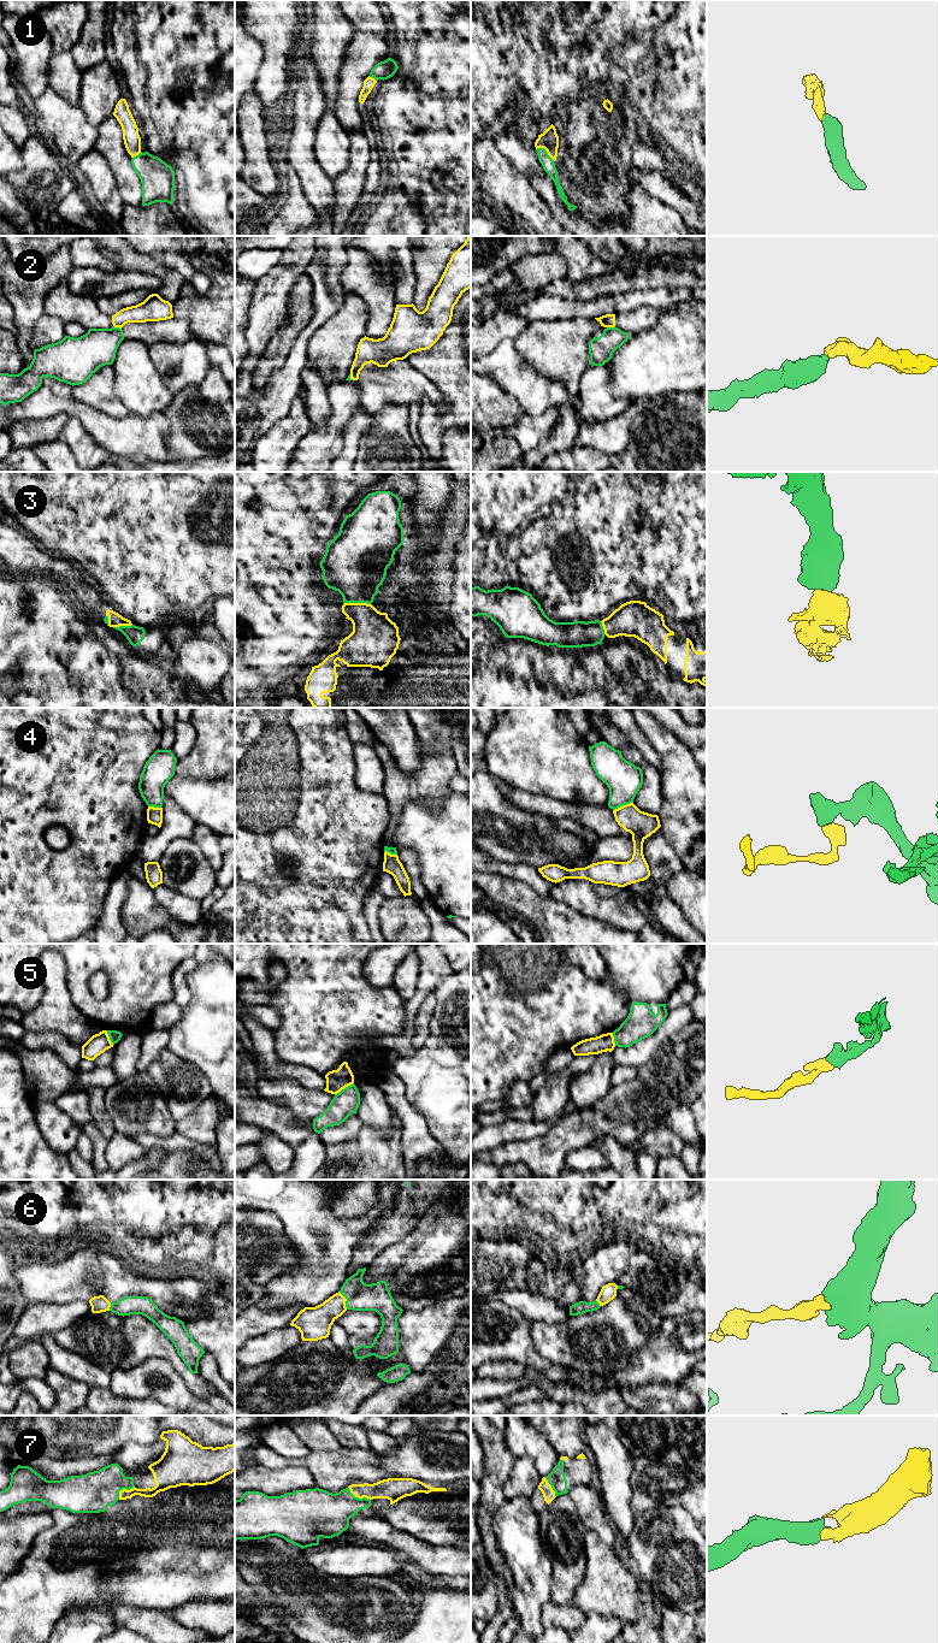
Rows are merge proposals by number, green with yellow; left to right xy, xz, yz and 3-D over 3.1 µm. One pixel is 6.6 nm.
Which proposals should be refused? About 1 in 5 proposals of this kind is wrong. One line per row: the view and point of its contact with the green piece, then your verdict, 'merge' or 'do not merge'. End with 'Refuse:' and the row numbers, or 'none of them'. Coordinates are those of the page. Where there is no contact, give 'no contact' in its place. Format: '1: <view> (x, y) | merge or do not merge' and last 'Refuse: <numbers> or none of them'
1: yz (546, 151) | merge
2: xy (117, 327) | do not merge
3: xz (357, 602) | merge
4: yz (623, 804) | do not merge
5: xz (344, 1088) | do not merge
6: xz (347, 1300) | merge
7: xz (358, 1497) | merge
Refuse: 2, 4, 5

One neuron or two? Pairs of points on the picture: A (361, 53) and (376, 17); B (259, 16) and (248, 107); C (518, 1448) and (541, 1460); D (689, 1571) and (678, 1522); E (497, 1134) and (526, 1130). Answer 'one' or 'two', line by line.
A: two
B: two
C: one
D: one
E: one

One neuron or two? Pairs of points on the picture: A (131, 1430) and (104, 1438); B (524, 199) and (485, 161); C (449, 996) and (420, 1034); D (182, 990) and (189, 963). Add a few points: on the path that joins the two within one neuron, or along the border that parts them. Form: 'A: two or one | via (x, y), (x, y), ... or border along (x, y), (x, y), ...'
A: one | via (124, 1430), (111, 1431)
B: one | via (514, 190), (495, 171)
C: two | border along (432, 1012), (429, 1035), (419, 1047)
D: one | via (181, 983), (181, 971), (183, 969)

